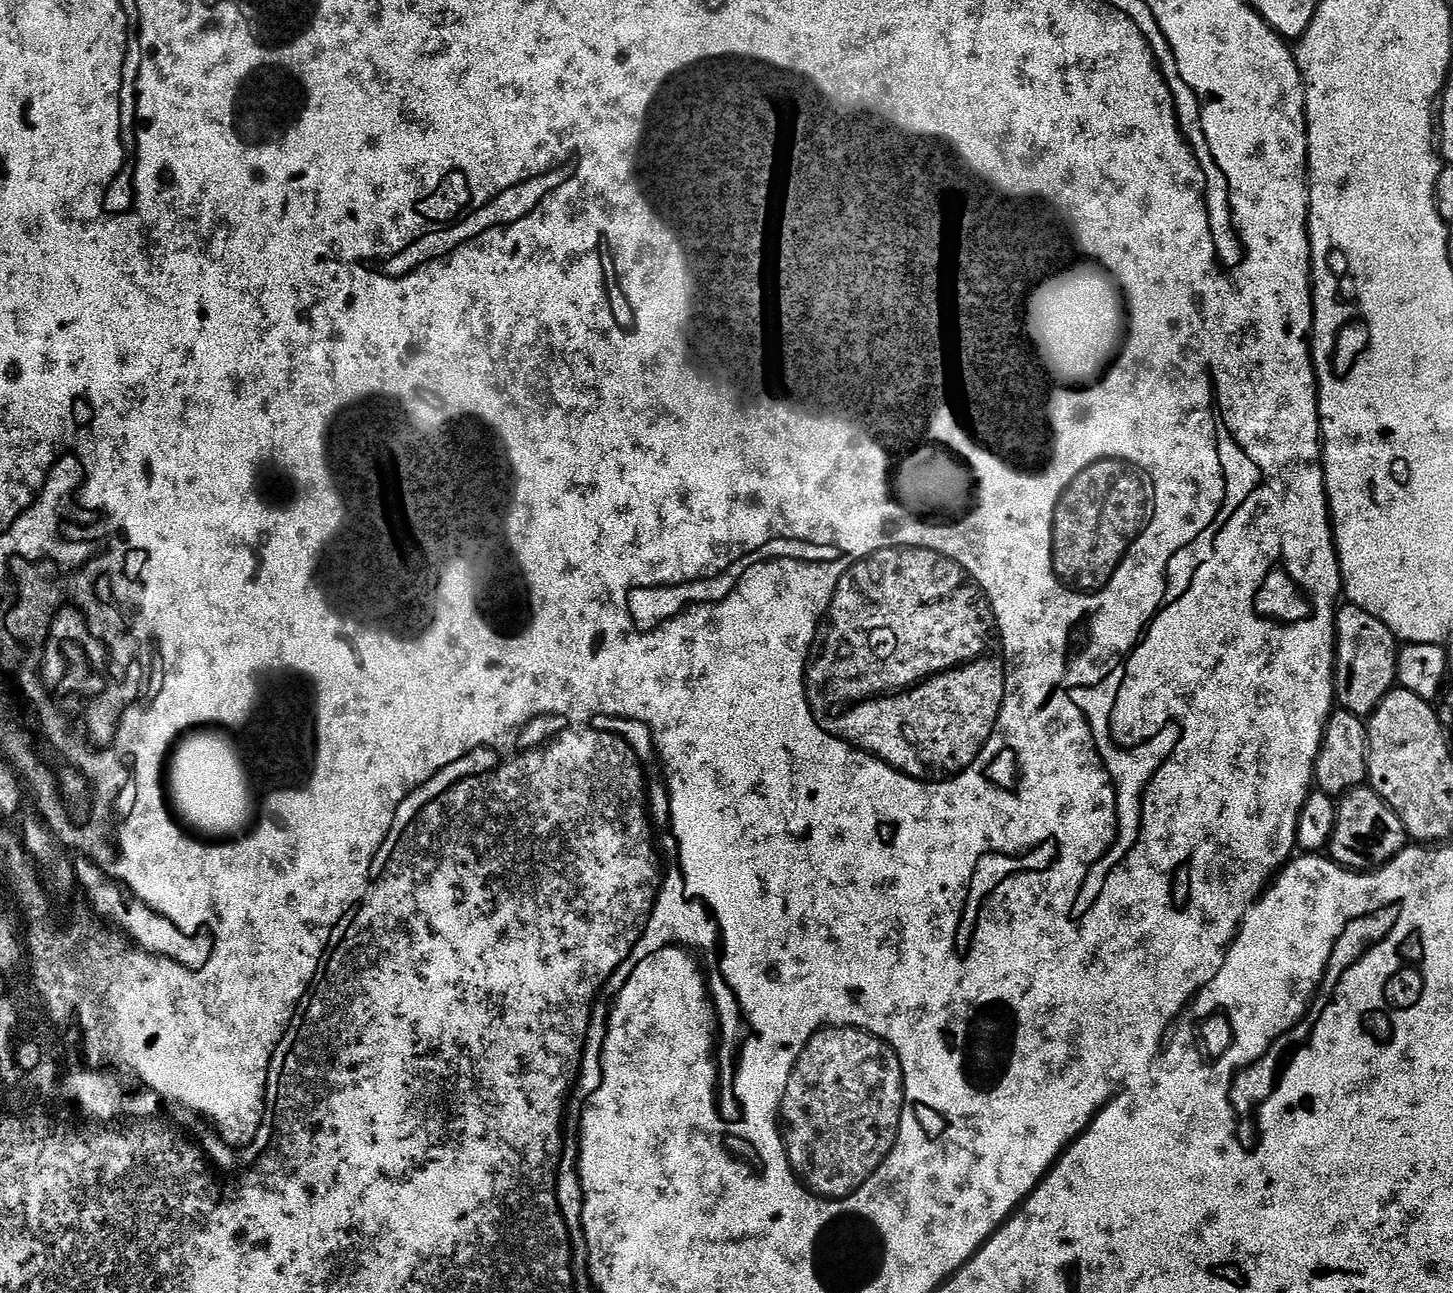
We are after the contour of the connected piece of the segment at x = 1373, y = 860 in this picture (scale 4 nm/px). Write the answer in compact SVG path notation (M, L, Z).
M1361 786L1352 788L1339 797L1333 834L1326 852L1335 864L1352 872L1370 872L1383 868L1409 840L1398 814L1394 814L1394 810L1372 787Z

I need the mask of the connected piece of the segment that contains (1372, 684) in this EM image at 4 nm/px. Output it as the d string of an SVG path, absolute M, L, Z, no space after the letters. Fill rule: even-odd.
M1347 602L1337 607L1334 623L1336 655L1332 665L1332 690L1335 703L1343 711L1367 718L1396 684L1397 638L1374 614L1366 614L1366 610Z

